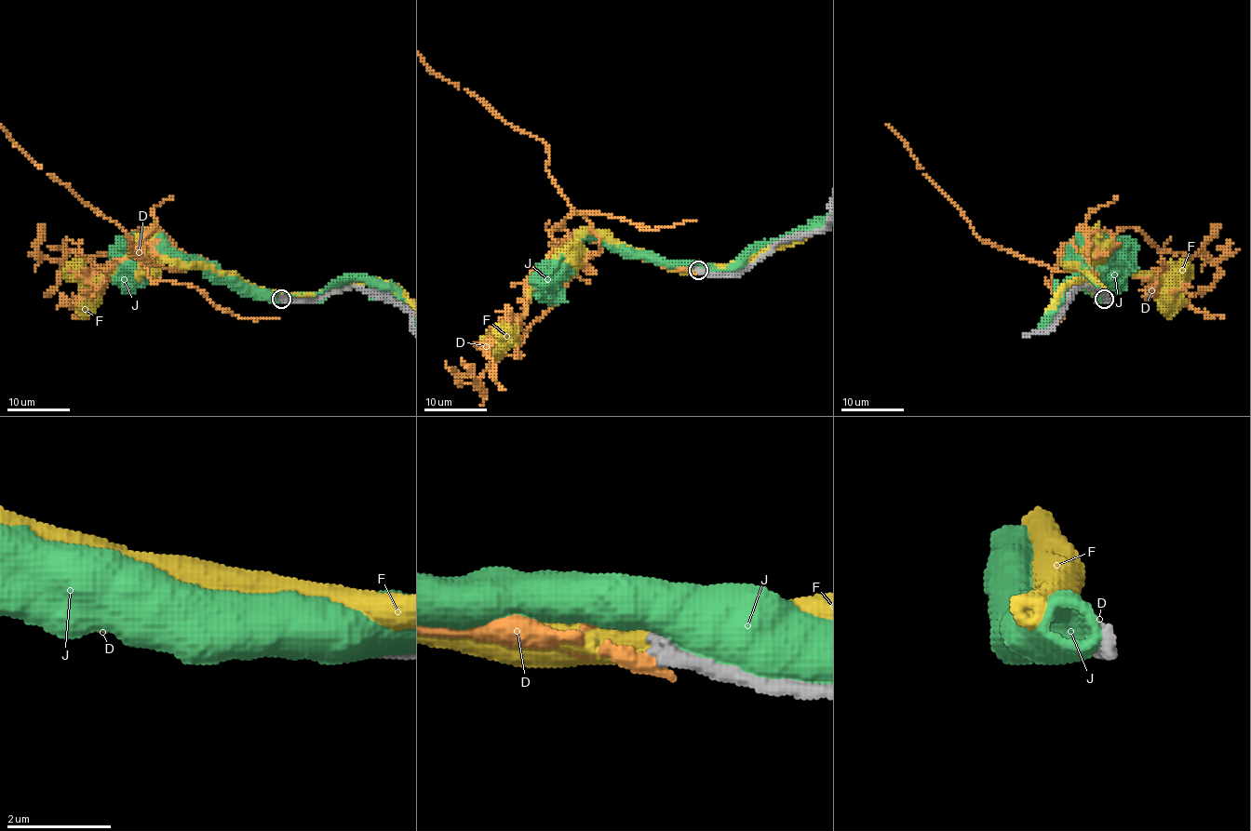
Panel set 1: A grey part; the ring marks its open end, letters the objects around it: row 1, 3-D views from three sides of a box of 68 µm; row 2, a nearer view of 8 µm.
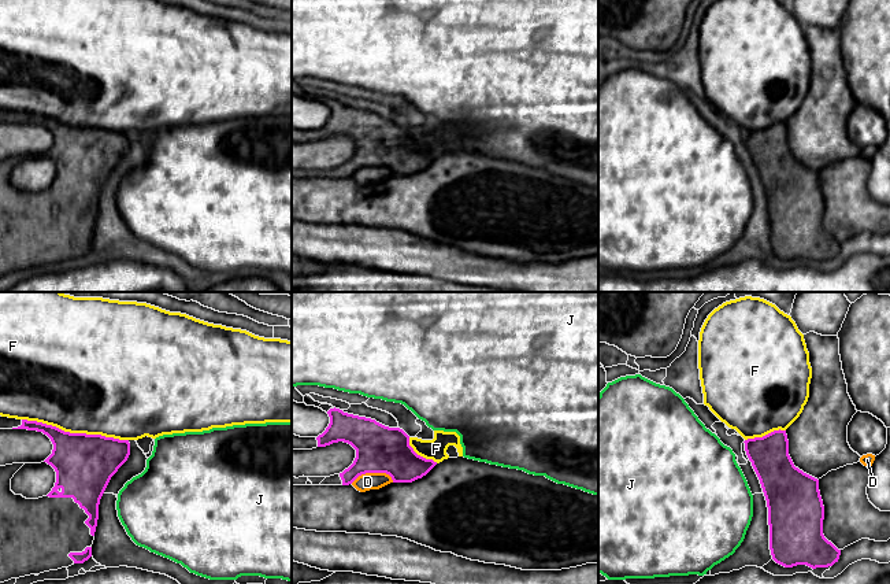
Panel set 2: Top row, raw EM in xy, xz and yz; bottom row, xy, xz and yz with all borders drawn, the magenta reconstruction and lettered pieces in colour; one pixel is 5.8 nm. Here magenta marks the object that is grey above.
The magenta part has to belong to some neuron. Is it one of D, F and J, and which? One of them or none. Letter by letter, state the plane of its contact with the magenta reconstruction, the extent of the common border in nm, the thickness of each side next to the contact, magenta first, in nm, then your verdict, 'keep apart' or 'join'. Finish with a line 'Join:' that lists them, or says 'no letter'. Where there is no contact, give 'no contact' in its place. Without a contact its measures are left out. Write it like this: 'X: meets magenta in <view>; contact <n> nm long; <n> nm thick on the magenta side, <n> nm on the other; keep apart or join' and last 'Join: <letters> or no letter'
D: meets magenta in xz; contact 260 nm long; 280 nm thick on the magenta side, 100 nm on the other; keep apart
F: meets magenta in xy; contact 650 nm long; 340 nm thick on the magenta side, 500 nm on the other; keep apart
J: no contact; keep apart
Join: no letter

